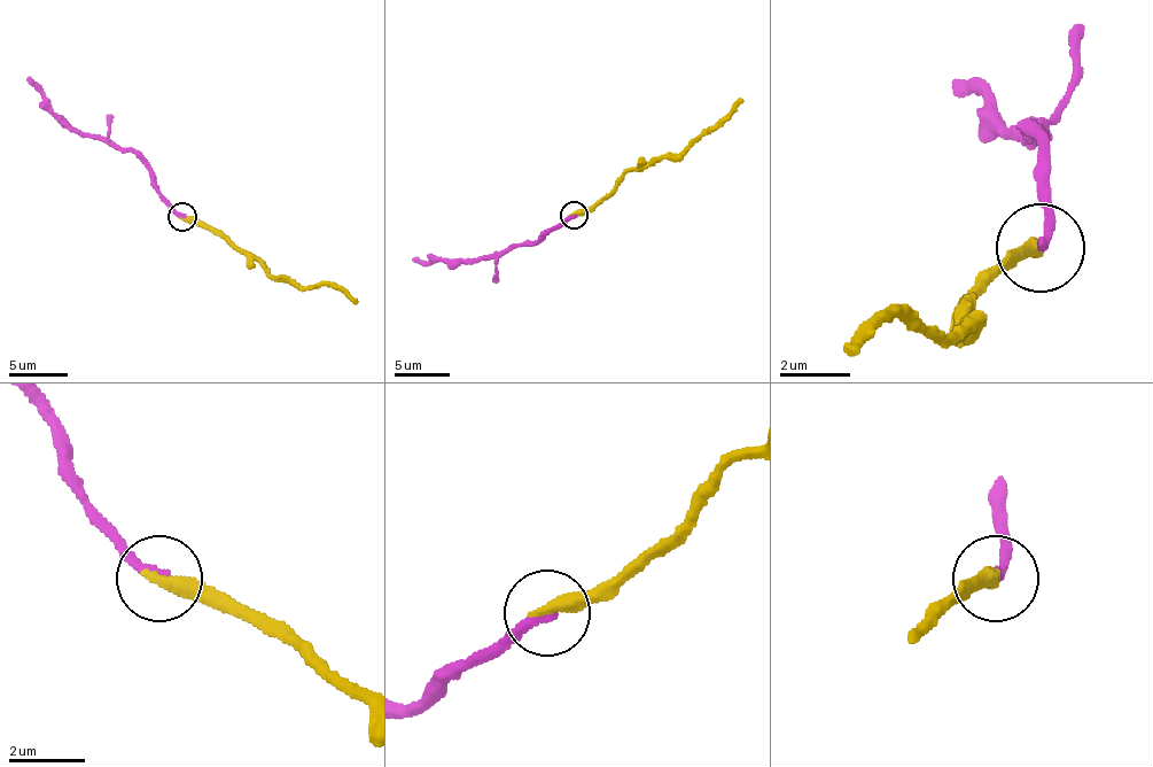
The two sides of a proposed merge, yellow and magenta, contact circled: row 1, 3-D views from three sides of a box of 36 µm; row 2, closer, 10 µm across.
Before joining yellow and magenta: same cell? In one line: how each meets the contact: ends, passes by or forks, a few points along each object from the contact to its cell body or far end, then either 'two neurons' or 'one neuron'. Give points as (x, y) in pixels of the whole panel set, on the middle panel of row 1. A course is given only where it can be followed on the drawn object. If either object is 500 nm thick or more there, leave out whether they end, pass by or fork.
yellow ends; magenta ends; course yellow (573, 216), (593, 209), (626, 171), (667, 159), (680, 159), (695, 141), (715, 131), (742, 99); course magenta (573, 216), (544, 238), (526, 245), (511, 243), (484, 257), (428, 264), (413, 260); one neuron

